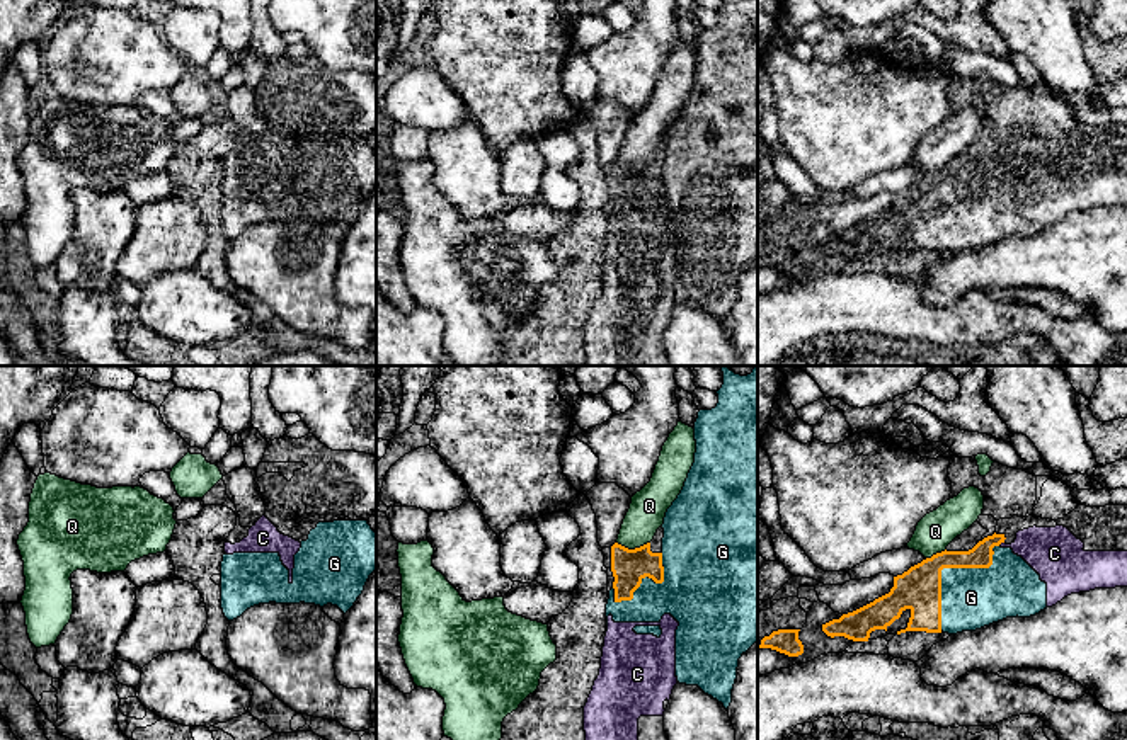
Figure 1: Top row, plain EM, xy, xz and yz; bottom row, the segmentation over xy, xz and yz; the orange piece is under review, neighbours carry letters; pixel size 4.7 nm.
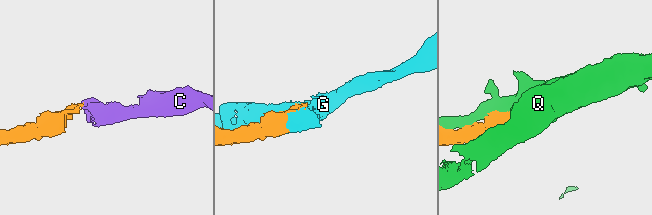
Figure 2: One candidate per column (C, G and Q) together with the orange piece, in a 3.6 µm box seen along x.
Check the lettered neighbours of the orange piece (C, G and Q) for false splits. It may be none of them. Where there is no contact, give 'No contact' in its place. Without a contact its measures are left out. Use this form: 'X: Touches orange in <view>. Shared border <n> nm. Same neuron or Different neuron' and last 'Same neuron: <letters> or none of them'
C: Touches orange in yz. Shared border 40 nm. Same neuron
G: Touches orange in yz. Shared border 500 nm. Different neuron
Q: Touches orange in xz. Shared border 160 nm. Different neuron
Same neuron: C

